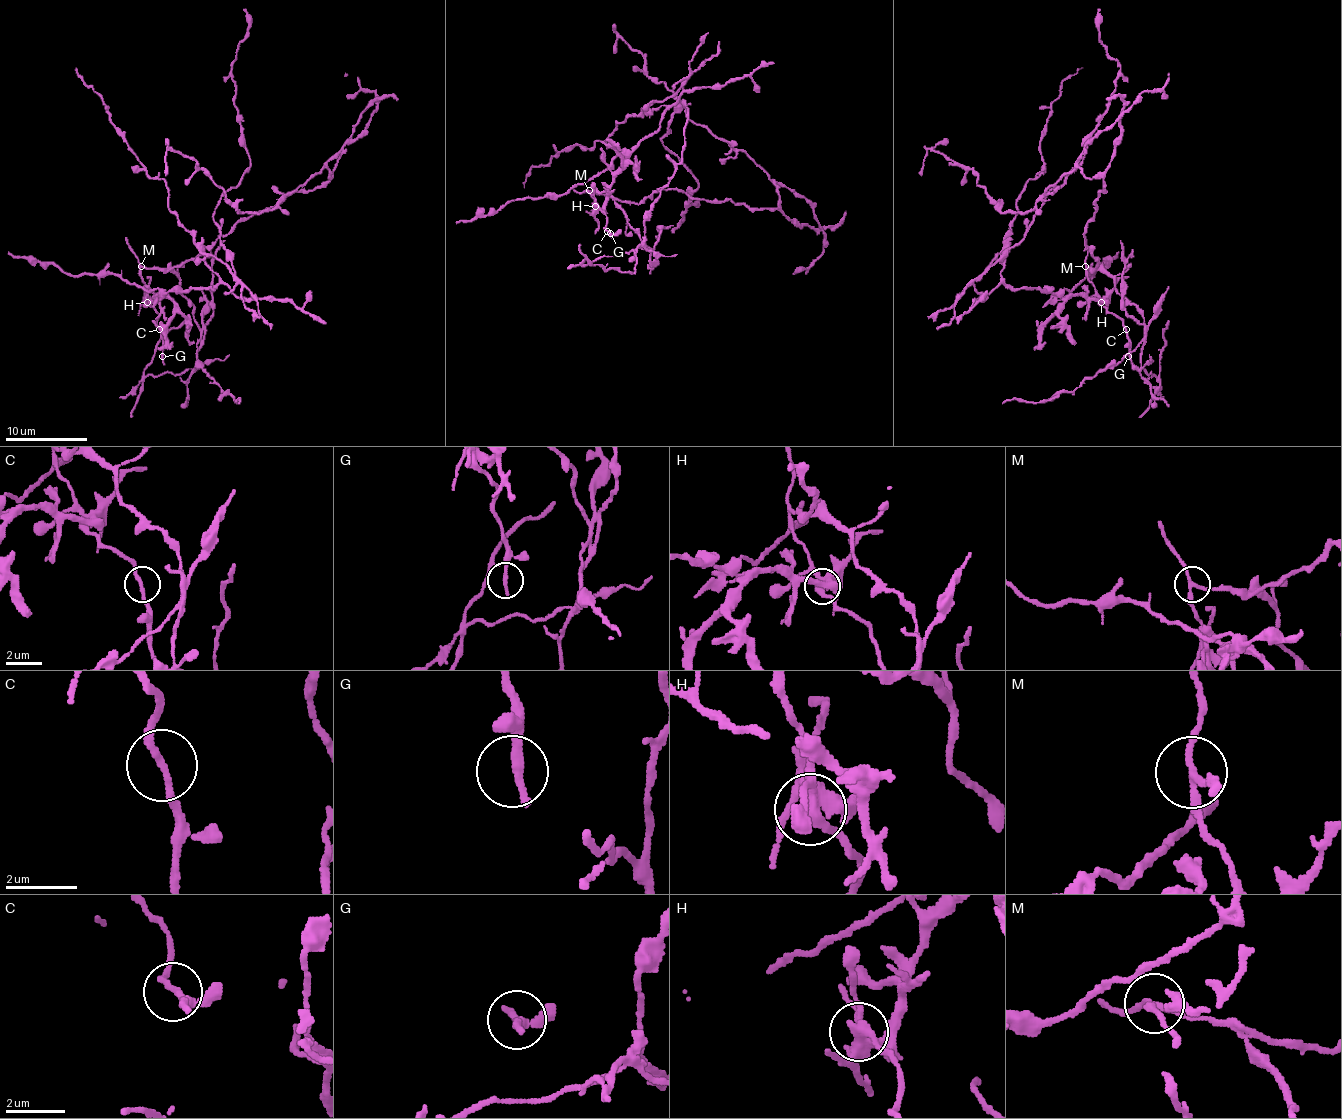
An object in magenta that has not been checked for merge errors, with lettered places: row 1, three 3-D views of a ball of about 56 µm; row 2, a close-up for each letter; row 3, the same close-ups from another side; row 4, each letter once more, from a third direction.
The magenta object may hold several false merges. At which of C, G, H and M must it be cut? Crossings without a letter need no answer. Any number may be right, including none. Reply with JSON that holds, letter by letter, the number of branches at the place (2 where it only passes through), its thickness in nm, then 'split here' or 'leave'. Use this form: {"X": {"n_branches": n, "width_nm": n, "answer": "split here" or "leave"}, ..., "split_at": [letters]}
{"C": {"n_branches": 2, "width_nm": 180, "answer": "leave"}, "G": {"n_branches": 1, "width_nm": 280, "answer": "leave"}, "H": {"n_branches": 3, "width_nm": 400, "answer": "split here"}, "M": {"n_branches": 3, "width_nm": 180, "answer": "split here"}, "split_at": ["H", "M"]}

